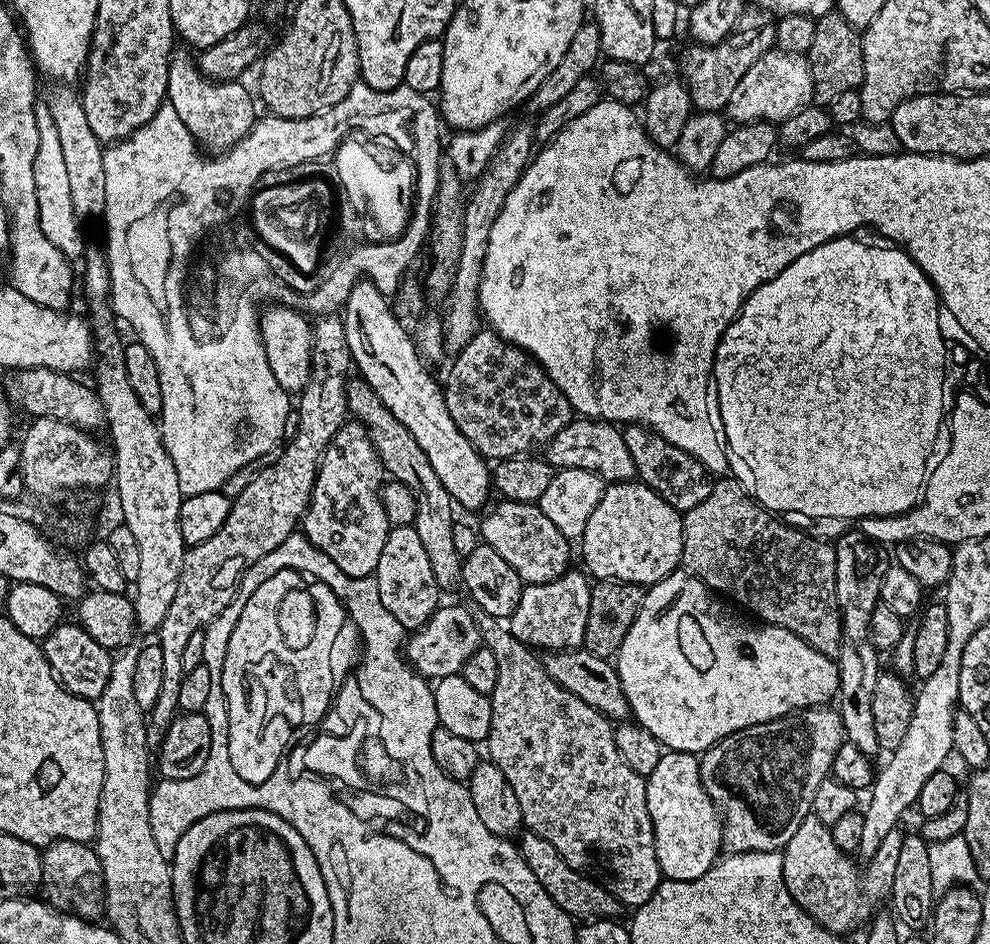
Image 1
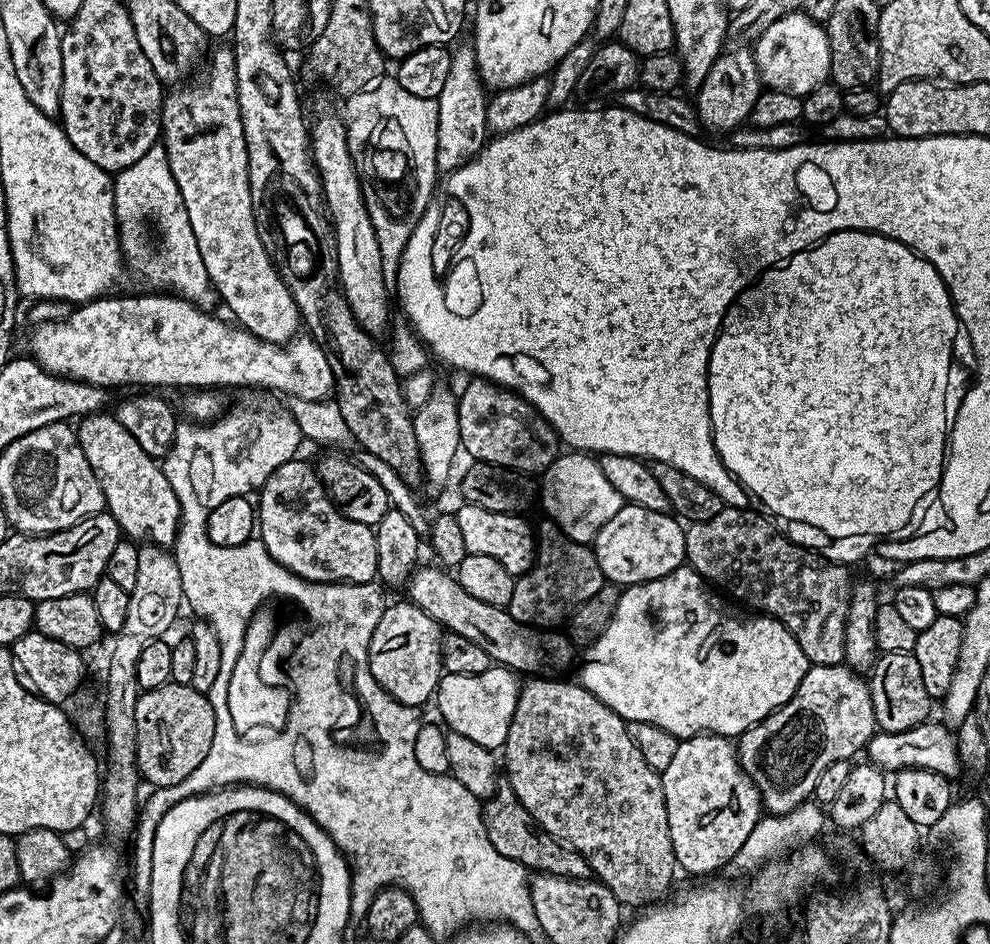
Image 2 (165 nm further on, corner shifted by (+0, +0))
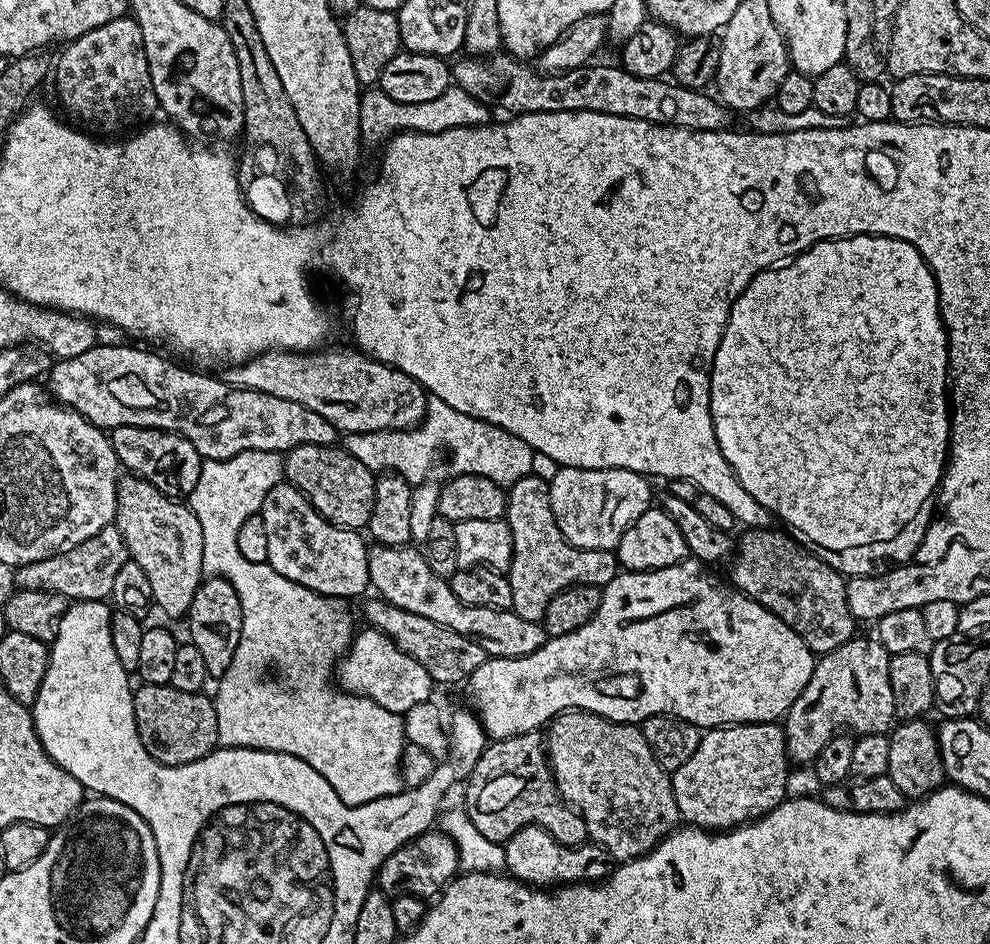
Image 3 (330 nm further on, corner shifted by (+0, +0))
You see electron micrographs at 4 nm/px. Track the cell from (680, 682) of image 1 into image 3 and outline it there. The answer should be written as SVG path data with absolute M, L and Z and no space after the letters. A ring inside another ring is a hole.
M685 558L674 566L666 566L649 572L617 571L615 578L603 585L598 610L594 618L586 622L586 626L574 630L574 634L562 634L549 638L541 648L534 650L534 654L526 654L522 658L493 656L486 662L482 662L482 666L478 666L478 670L474 670L474 674L466 682L466 689L468 688L469 694L472 695L473 705L471 704L471 707L480 717L485 733L492 740L514 738L518 734L543 729L560 713L569 710L593 712L619 724L639 725L647 716L676 716L679 720L685 720L691 724L713 728L723 728L729 724L770 724L787 716L798 694L802 694L806 682L810 682L814 667L813 652L806 646L806 642L802 642L797 632L790 630L790 626L782 622L782 618L778 618L773 612L745 596L731 583L723 584L712 572L715 571L709 570L699 560L691 558Z

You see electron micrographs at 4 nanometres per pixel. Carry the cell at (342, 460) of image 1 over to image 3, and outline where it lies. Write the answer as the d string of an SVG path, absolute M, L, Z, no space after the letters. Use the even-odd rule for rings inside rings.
M281 482L266 494L258 513L262 522L266 522L266 554L268 565L276 571L281 581L289 580L292 586L306 586L315 592L321 592L323 596L348 596L363 597L364 591L369 591L368 583L368 554L369 545L364 545L365 537L359 531L351 528L340 528L324 520L314 510L314 506L294 486L287 482Z

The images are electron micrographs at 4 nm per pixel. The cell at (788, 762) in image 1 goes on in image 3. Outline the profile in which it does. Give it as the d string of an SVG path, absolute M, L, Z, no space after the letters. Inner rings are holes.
M853 638L832 652L823 653L815 661L810 682L806 682L802 694L798 694L787 716L783 717L782 727L788 759L796 766L811 765L815 761L818 750L822 750L822 746L826 746L826 742L830 742L832 736L843 733L845 730L860 736L887 733L896 719L894 690L890 688L890 653L880 645L879 639Z

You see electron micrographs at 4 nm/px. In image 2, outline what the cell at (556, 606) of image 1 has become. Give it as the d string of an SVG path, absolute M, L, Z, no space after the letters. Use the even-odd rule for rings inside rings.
M544 522L538 532L542 539L536 550L536 562L525 576L517 579L514 598L510 598L507 609L515 620L523 624L556 626L572 609L586 602L586 598L594 598L606 581L598 566L596 553L589 545L569 540L551 522Z

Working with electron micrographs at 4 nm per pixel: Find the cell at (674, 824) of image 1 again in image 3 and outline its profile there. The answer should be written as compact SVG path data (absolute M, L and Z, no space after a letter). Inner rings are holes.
M779 723L770 724L729 724L723 728L709 727L703 733L698 742L698 750L694 750L694 755L687 762L682 762L676 772L671 773L672 789L674 790L674 802L678 802L680 819L685 825L702 828L705 830L731 830L739 828L741 824L746 824L766 815L770 810L774 810L786 799L786 778L790 771L790 761L788 759L788 749L784 738L784 729Z

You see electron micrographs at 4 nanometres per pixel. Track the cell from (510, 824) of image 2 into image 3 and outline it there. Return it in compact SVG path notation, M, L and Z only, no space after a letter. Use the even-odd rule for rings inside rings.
M539 731L518 734L514 738L492 740L478 758L474 770L469 774L464 788L463 811L468 813L470 822L478 829L482 838L490 838L490 842L503 844L518 830L536 824L548 831L562 846L578 847L588 840L586 822L560 797L556 789L556 781L552 778L552 767L548 765L546 740Z

